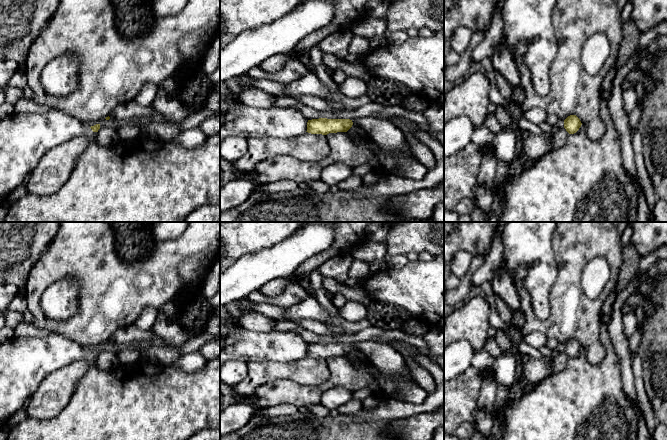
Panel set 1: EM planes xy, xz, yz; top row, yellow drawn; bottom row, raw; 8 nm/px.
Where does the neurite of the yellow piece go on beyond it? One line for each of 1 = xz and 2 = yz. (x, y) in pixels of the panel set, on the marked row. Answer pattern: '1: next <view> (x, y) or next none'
1: next none
2: next none

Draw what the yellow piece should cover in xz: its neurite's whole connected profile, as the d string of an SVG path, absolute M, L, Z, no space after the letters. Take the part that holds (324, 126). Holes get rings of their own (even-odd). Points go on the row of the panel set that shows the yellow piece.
M319 118L308 120L307 131L311 134L327 135L329 133L347 132L353 125L350 119Z

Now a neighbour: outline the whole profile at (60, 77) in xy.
M72 52L54 58L41 71L43 88L54 96L73 93L78 86L79 67L79 59Z

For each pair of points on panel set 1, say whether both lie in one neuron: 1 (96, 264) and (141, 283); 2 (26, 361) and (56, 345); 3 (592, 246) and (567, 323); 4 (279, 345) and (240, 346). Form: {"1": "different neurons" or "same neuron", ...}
{"1": "same neuron", "2": "same neuron", "3": "same neuron", "4": "same neuron"}

